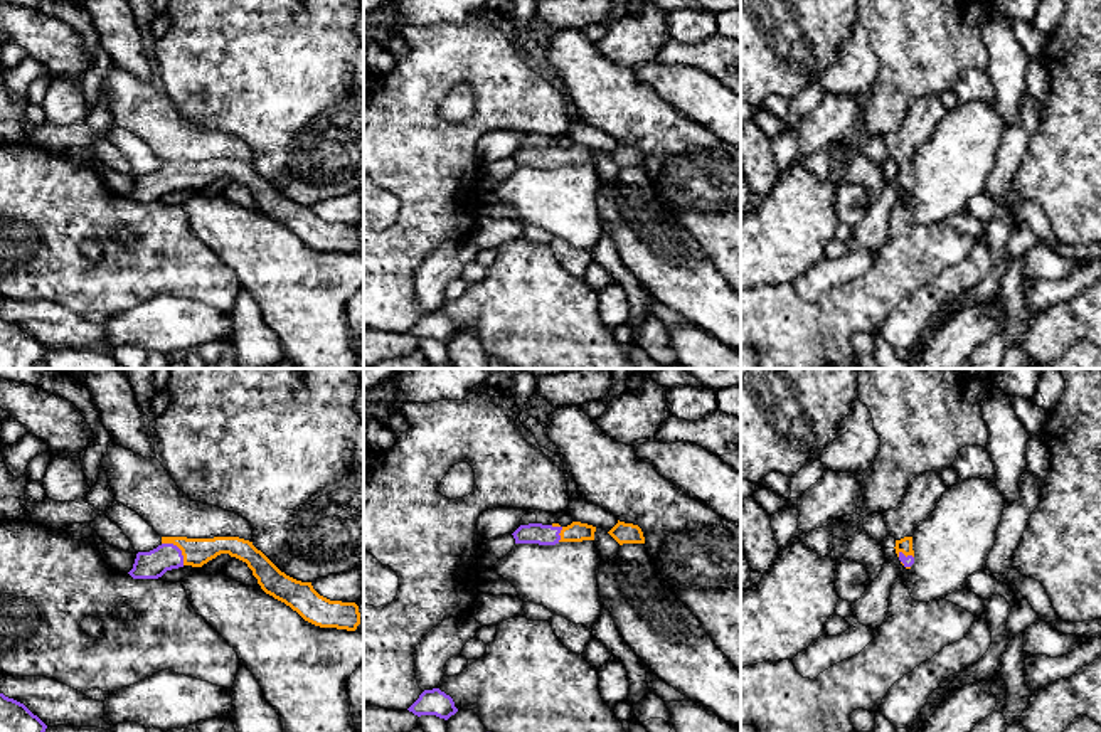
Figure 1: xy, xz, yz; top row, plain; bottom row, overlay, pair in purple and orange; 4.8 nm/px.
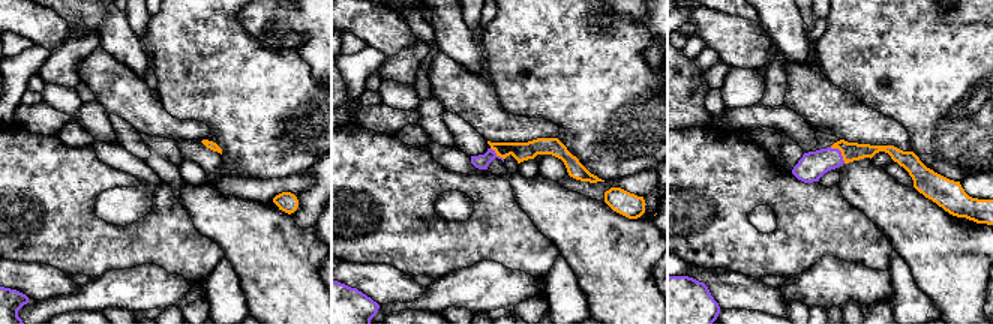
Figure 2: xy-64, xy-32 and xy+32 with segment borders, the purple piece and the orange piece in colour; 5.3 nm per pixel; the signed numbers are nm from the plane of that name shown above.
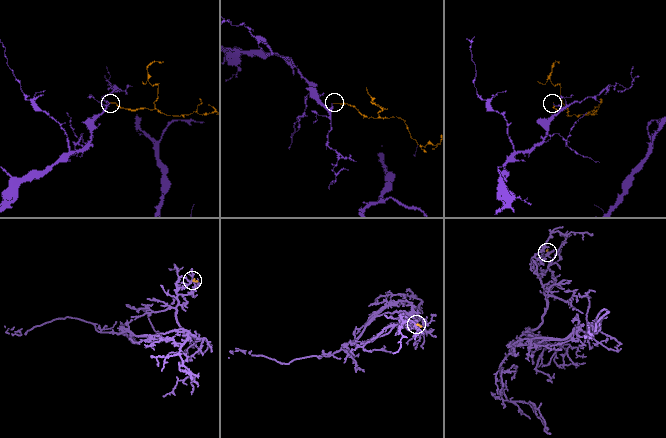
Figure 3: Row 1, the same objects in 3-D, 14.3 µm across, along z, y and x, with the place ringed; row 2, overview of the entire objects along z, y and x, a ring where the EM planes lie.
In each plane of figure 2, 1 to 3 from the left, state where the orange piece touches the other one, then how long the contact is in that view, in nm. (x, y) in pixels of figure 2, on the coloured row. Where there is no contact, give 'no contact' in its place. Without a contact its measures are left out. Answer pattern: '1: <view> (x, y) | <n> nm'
1: no contact
2: xy-32 (495, 153) | 100 nm
3: xy+32 (840, 152) | 120 nm

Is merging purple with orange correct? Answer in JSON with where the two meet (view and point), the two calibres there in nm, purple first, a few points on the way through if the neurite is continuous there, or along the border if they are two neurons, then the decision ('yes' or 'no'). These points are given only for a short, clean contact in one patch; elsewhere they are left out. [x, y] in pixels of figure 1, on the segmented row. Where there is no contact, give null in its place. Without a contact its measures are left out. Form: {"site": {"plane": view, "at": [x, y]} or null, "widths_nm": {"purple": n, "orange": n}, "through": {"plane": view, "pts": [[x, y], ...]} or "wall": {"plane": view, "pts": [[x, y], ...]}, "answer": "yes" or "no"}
{"site": {"plane": "xy", "at": [179, 549]}, "widths_nm": {"purple": 140, "orange": 130}, "through": {"plane": "xy", "pts": [[154, 564], [179, 549], [196, 552]]}, "answer": "yes"}

